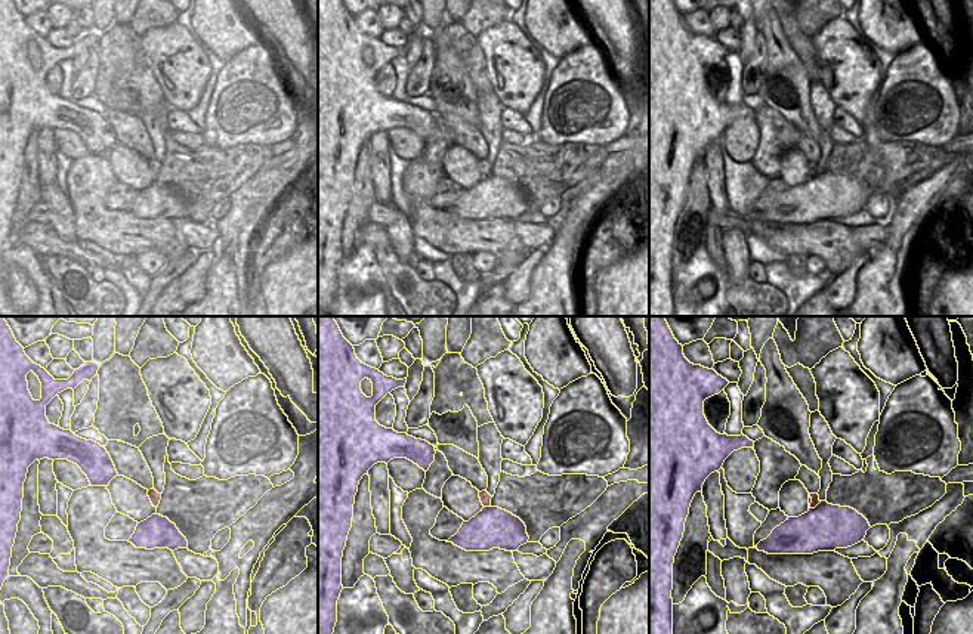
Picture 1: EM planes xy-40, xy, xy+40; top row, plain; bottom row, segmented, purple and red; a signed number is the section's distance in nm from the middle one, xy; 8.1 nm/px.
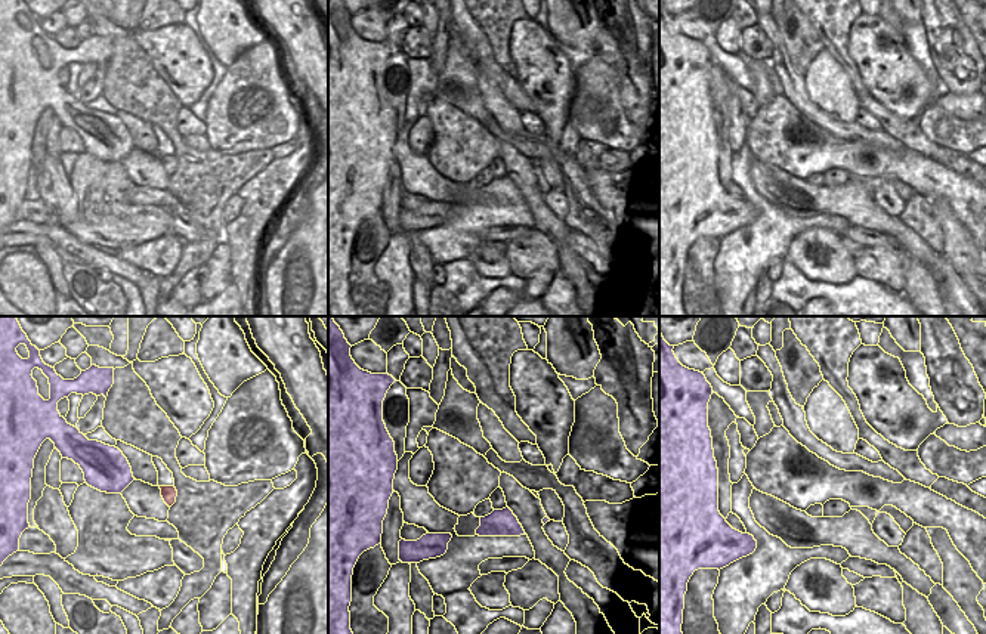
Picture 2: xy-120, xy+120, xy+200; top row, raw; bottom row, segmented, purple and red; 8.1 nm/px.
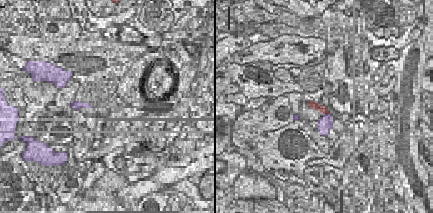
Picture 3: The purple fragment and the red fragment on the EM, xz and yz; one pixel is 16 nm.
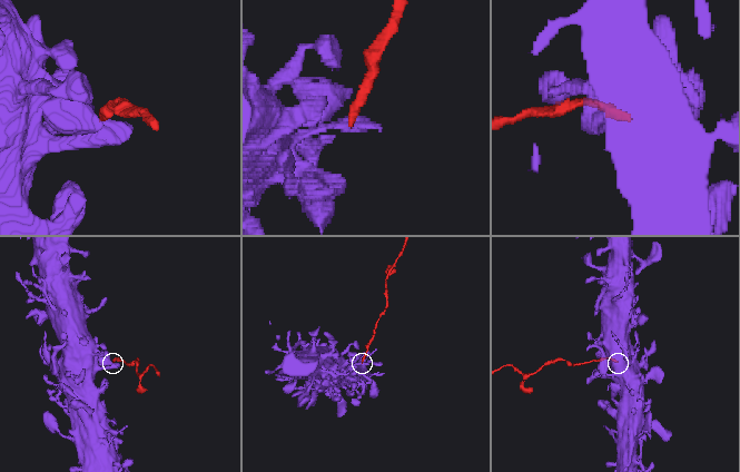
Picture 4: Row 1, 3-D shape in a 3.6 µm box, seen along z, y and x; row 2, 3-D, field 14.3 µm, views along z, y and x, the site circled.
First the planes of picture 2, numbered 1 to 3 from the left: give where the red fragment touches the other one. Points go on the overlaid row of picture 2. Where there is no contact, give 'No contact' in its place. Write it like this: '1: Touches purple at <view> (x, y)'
1: No contact
2: No contact
3: No contact.

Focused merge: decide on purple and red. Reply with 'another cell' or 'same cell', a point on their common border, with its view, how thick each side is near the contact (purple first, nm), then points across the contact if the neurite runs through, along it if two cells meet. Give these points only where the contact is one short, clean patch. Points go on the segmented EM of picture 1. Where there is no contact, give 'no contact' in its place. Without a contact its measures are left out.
another cell | xy (487, 507) | 340/100 nm | along xy (490, 504), (484, 507)

